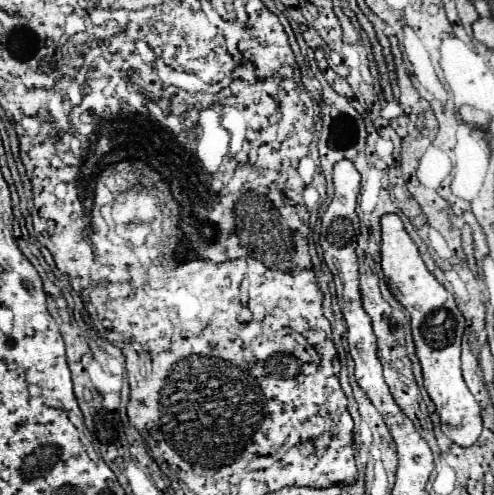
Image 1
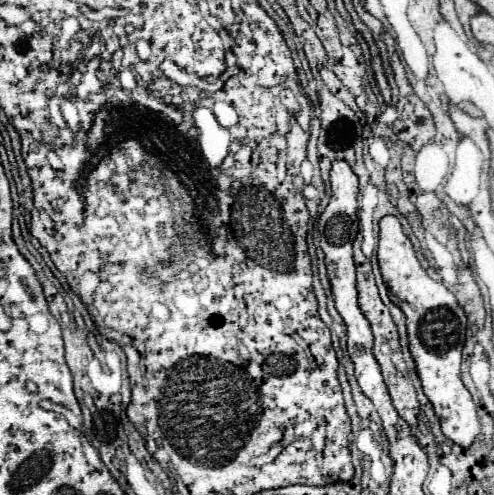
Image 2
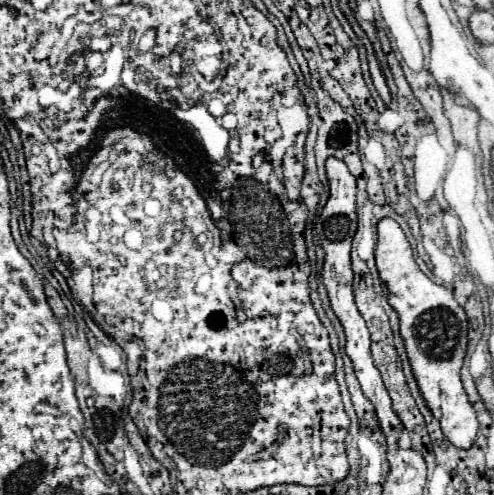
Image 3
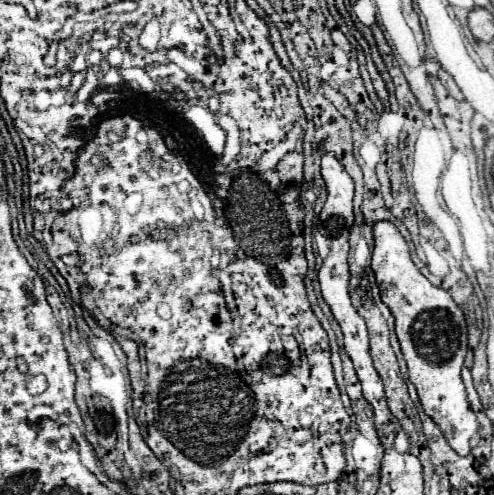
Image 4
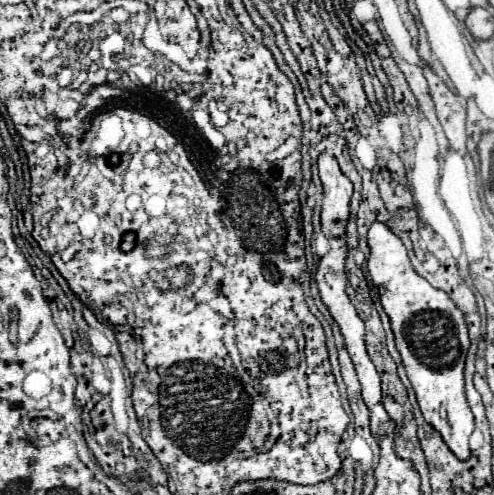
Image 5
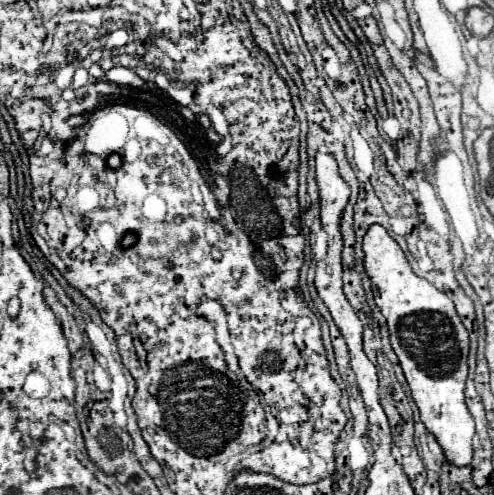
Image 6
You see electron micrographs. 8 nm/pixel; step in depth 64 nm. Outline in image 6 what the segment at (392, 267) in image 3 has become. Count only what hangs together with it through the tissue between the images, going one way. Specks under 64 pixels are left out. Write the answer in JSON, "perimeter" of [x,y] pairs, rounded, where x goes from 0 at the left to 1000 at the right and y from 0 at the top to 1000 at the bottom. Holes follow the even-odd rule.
{"perimeter":[[[753,453],[737,477],[737,537],[749,558],[753,582],[757,582],[757,606],[761,618],[769,618],[773,634],[785,646],[789,667],[789,691],[794,703],[814,735],[814,747],[822,756],[822,768],[834,788],[834,804],[850,828],[850,844],[862,857],[866,873],[874,873],[887,889],[887,897],[899,905],[903,925],[919,941],[943,941],[955,933],[955,881],[960,881],[960,844],[943,824],[939,812],[939,772],[947,764],[947,667],[939,663],[919,610],[879,582],[866,566],[842,558],[806,497],[806,489],[781,469],[777,457]]]}

